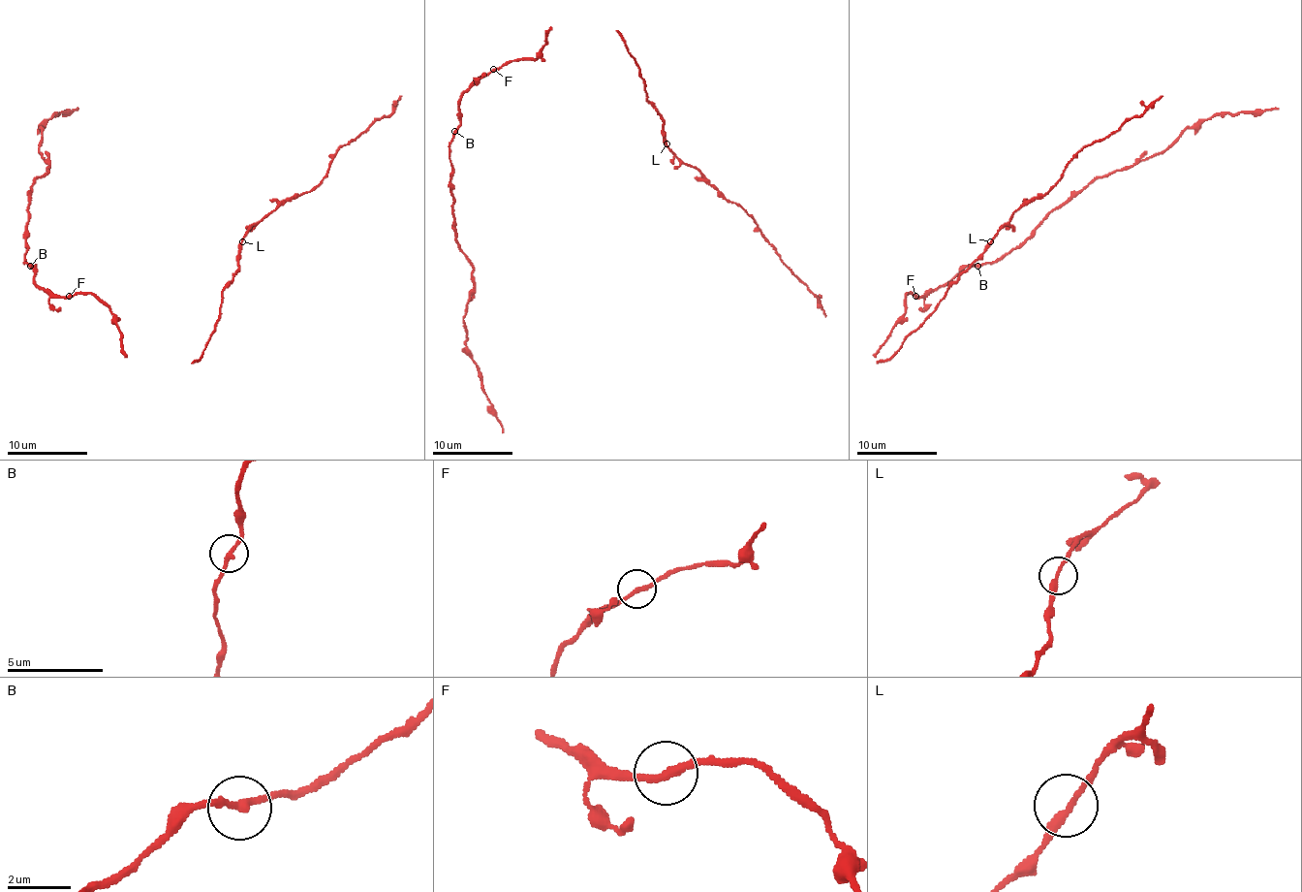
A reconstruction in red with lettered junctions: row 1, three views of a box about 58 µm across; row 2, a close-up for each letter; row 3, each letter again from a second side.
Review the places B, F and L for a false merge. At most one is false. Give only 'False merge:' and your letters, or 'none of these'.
False merge: none of these

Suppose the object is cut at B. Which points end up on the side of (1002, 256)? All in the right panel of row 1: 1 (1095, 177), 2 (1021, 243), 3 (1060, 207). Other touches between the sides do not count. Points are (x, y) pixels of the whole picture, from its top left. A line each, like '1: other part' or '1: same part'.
1: same part
2: same part
3: same part

